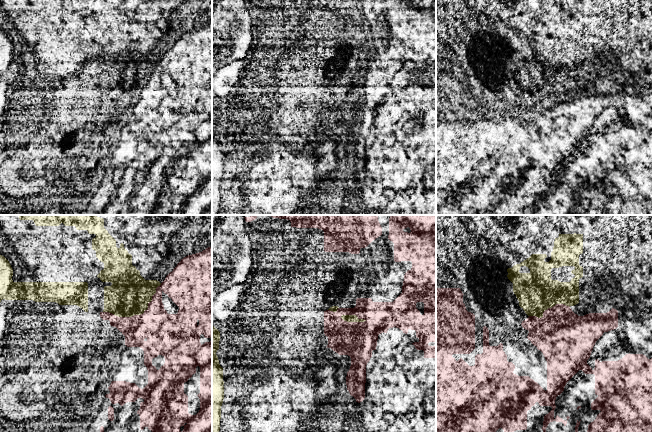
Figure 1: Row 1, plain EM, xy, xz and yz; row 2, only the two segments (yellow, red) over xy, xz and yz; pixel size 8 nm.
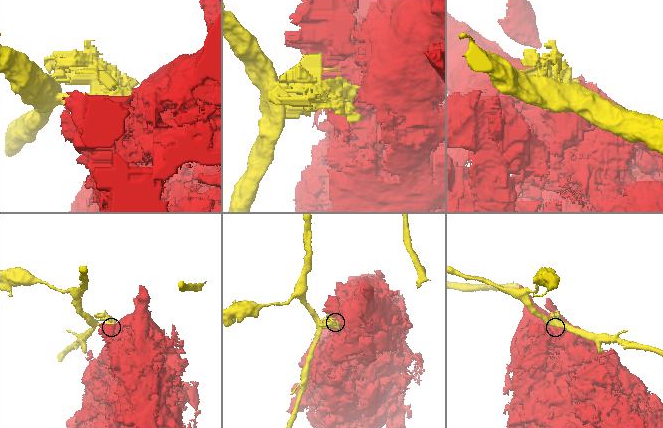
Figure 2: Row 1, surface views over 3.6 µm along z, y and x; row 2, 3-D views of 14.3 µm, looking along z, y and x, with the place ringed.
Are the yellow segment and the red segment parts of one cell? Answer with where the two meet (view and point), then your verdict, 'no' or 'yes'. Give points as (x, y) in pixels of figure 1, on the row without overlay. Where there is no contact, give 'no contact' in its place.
xy (137, 90) | no

